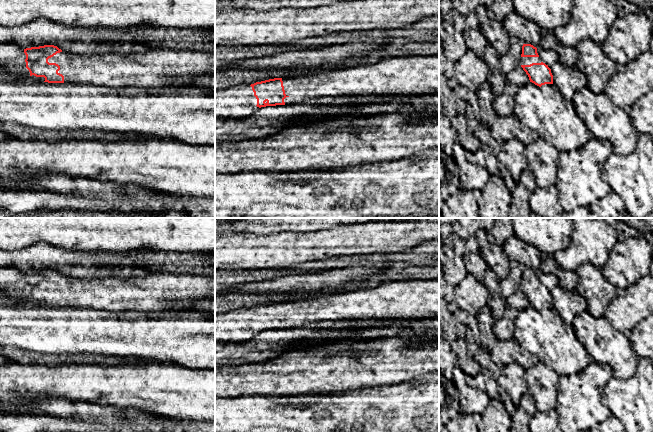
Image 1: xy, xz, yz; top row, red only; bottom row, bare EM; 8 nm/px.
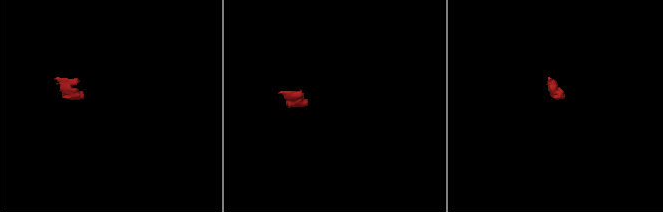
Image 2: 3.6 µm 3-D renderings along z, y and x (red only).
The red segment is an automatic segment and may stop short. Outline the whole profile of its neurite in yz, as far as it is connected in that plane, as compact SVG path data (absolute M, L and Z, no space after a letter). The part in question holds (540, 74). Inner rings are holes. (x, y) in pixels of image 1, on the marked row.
M523 44L519 64L528 75L530 82L535 85L541 87L545 84L553 84L551 69L541 61L537 48L533 45Z

